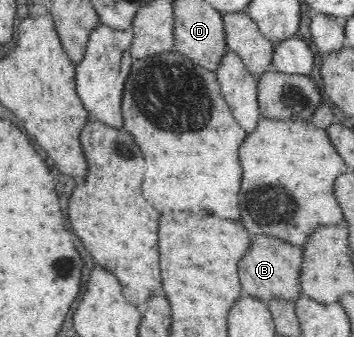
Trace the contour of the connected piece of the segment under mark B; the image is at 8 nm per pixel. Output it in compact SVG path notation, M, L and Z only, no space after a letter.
M255 235L246 254L238 263L238 277L244 294L268 303L271 299L297 301L303 293L298 285L298 271L302 263L302 248L276 236Z

